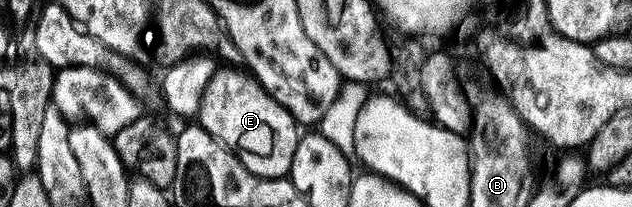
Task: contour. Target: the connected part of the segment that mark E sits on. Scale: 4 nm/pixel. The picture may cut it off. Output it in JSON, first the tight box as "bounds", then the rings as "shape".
{"bounds":[198,68,301,177],"shape":[[[216,68],[211,73],[201,95],[198,124],[202,125],[206,133],[213,135],[220,143],[227,146],[253,175],[287,177],[293,167],[293,154],[297,152],[297,143],[301,136],[300,126],[294,115],[277,99],[269,96],[250,72],[239,69]]]}

